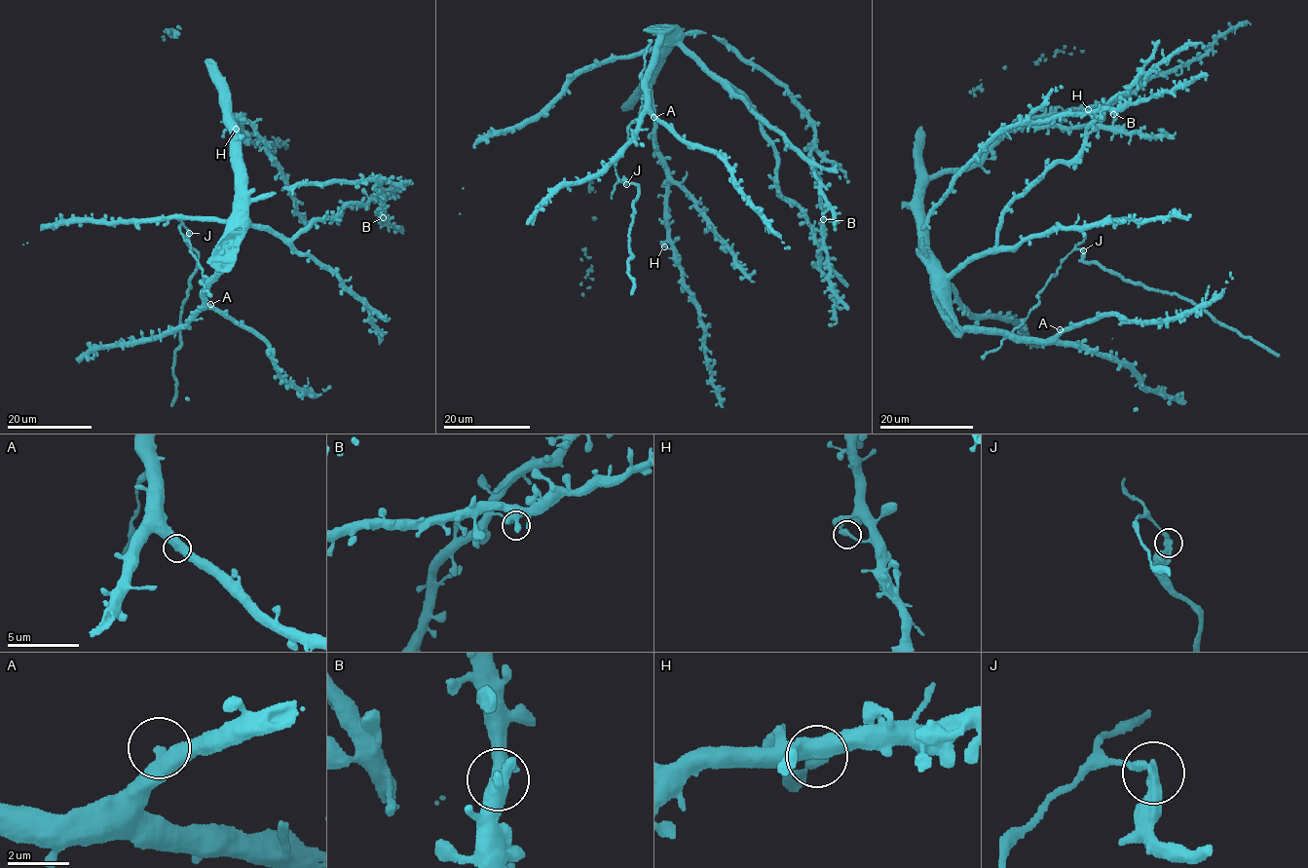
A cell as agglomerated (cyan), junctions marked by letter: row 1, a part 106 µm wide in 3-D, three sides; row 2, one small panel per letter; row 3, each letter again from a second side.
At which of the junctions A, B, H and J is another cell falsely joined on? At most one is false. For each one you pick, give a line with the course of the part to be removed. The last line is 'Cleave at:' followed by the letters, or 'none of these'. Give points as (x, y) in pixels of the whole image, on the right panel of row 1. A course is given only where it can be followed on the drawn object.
J: (1084, 250), (1085, 261), (1113, 271), (1125, 279), (1192, 300), (1214, 320), (1236, 328), (1279, 356)
Cleave at: J

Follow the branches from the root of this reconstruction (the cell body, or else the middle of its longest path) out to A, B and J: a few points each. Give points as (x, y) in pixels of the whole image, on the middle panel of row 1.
A: (703, 68), (687, 54), (673, 29), (660, 33), (654, 47), (647, 82), (648, 107), (654, 117)
B: (703, 68), (745, 96), (777, 155), (775, 182), (780, 193), (799, 207), (818, 244), (823, 238), (823, 219)
J: (703, 68), (673, 29), (660, 33), (653, 64), (642, 71), (647, 91), (639, 115), (616, 166), (626, 184)

